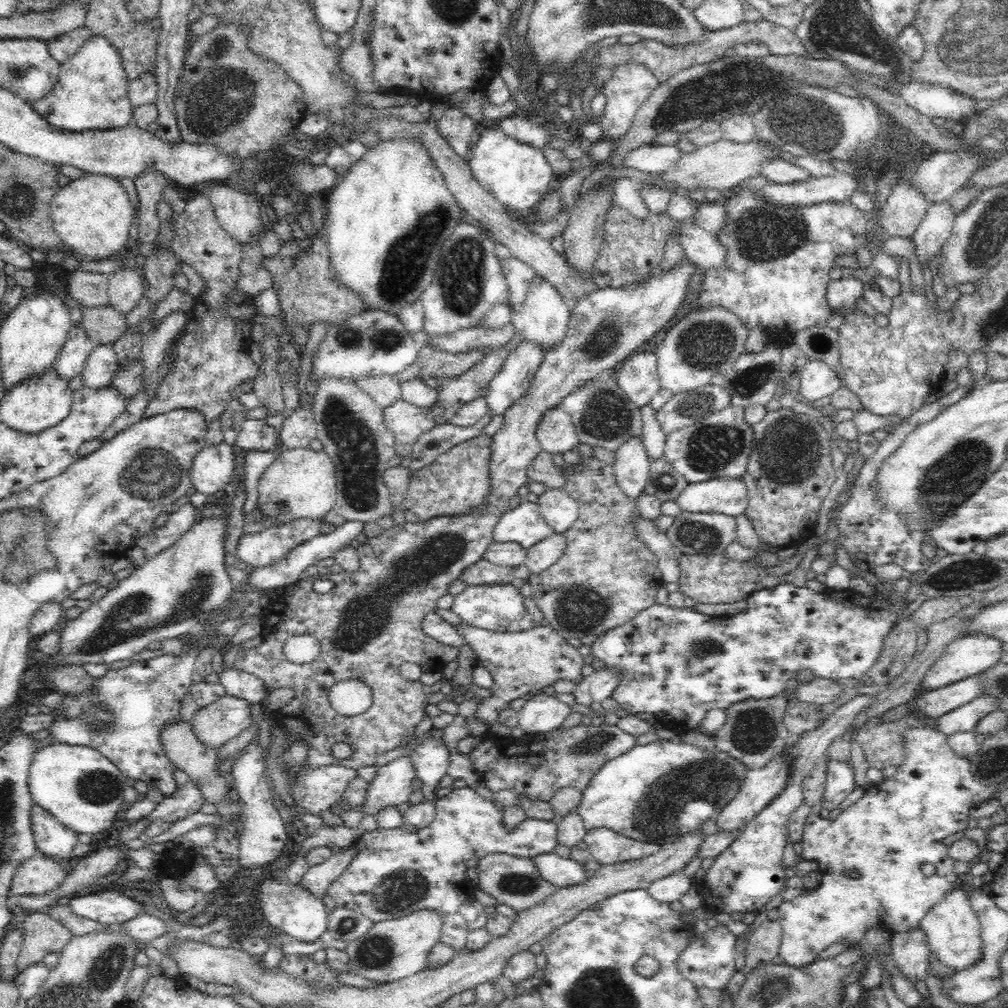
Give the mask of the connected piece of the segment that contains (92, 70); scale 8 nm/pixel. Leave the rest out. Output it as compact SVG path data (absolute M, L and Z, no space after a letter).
M94 32L92 38L88 38L76 51L68 60L60 63L59 77L53 89L44 98L29 102L32 108L54 128L68 132L115 129L131 124L133 108L127 97L130 78L117 48L107 38Z

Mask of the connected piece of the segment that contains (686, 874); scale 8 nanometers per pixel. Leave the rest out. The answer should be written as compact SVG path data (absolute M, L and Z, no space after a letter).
M694 857L682 871L674 872L672 875L664 876L650 884L647 892L654 900L669 903L680 900L693 884L691 879L694 878L697 870L701 868L700 857Z

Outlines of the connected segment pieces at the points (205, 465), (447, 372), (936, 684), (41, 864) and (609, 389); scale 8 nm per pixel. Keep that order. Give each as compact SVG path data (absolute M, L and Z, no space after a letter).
M206 445L193 460L191 481L198 492L214 494L231 482L236 461L232 445Z
M430 345L421 346L418 356L422 379L429 376L438 379L444 376L458 376L480 362L490 350L492 348L470 348L466 352L451 353L436 350Z
M967 631L945 646L944 652L936 659L936 662L928 669L924 680L921 682L921 688L932 690L934 688L942 688L957 680L964 680L972 674L978 674L982 670L986 670L994 666L1000 660L1002 654L1002 641L995 636L988 636L983 632L976 634L968 634Z
M39 853L24 860L12 878L10 893L18 896L46 894L59 888L67 876L63 866L57 859Z
M596 381L593 385L584 385L568 394L561 403L564 411L572 419L577 432L578 442L590 447L601 446L614 452L625 440L638 437L641 440L643 420L641 410L628 399L616 381Z

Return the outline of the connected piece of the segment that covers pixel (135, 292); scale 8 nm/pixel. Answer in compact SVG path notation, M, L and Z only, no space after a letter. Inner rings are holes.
M141 268L116 269L109 275L109 305L120 312L128 312L145 294Z

